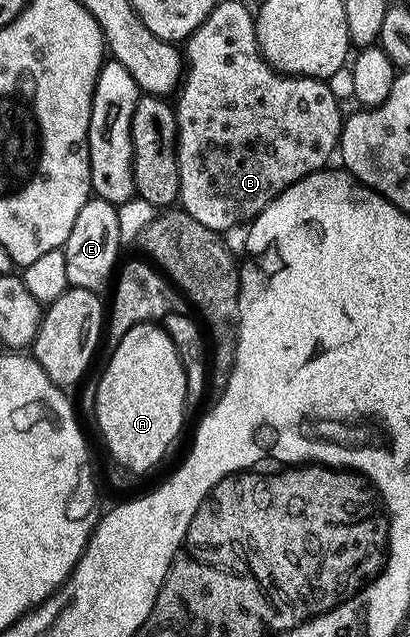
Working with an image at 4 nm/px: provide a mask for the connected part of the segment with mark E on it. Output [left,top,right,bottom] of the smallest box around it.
[63,197,123,291]

